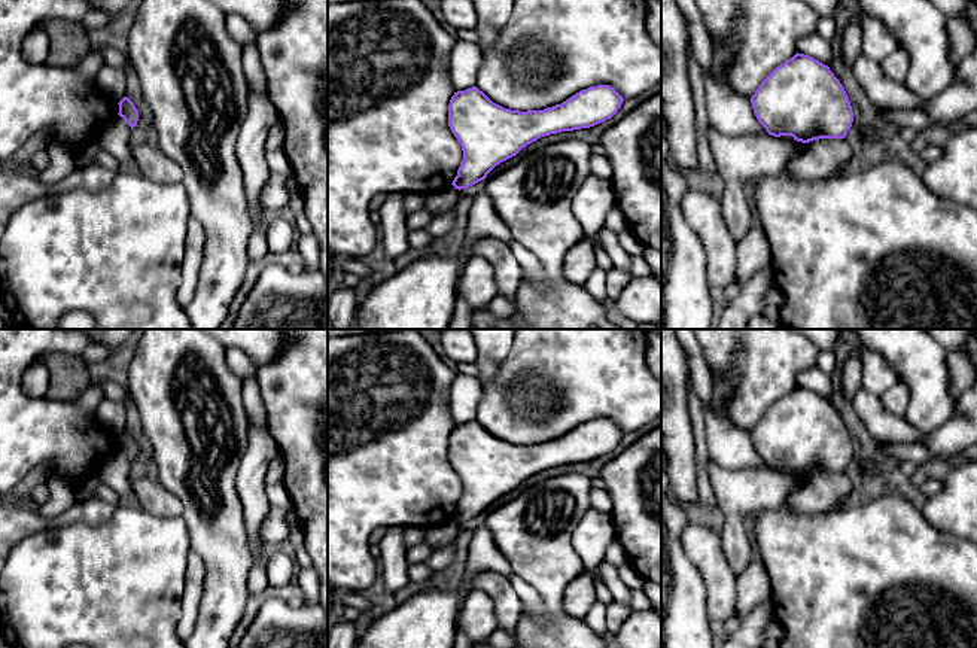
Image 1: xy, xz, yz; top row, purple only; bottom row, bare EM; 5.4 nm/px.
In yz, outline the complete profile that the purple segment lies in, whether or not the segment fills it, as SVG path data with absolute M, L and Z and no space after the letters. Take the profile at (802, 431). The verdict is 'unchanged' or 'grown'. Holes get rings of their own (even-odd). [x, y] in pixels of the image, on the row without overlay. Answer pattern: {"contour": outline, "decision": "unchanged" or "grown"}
{"contour": "M798 386L770 405L751 436L758 456L770 469L791 469L801 477L844 472L853 456L849 431L830 401Z", "decision": "unchanged"}

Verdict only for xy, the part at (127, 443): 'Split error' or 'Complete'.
Complete

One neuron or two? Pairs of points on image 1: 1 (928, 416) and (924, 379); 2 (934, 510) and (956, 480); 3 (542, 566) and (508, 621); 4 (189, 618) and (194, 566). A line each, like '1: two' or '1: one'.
1: one
2: one
3: two
4: one

